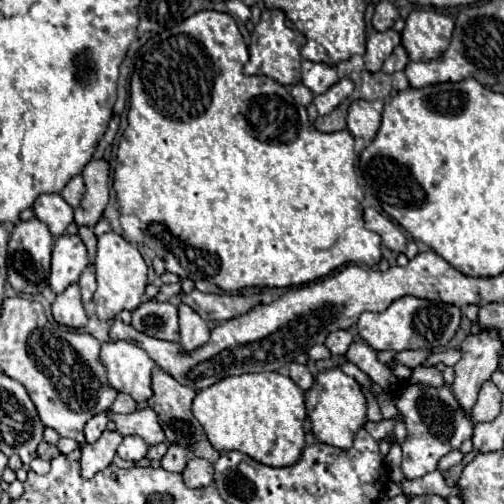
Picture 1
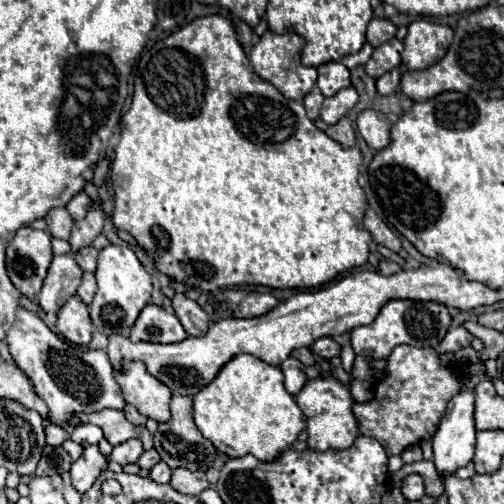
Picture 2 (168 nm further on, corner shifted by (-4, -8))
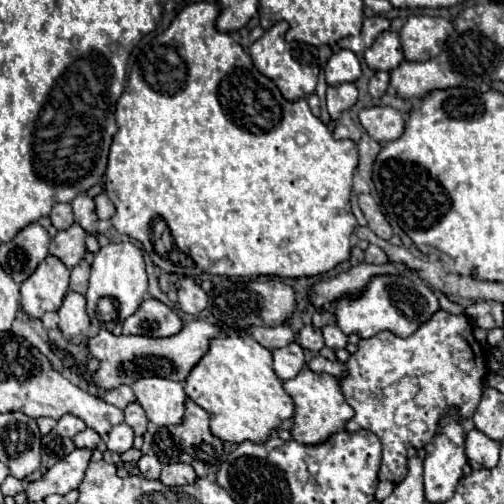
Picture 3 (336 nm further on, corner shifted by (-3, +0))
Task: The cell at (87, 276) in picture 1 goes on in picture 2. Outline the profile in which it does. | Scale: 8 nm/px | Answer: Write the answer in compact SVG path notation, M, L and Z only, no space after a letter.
M85 272L85 274L83 274L83 282L81 282L79 290L77 290L77 296L79 296L87 306L89 306L89 304L91 304L91 300L93 300L93 296L95 296L95 292L97 292L95 274Z

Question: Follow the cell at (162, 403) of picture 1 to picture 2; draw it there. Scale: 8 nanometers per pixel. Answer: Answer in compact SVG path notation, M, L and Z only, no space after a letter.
M173 396L171 398L171 418L159 424L155 432L155 450L159 452L161 460L171 468L189 468L189 470L207 470L213 460L217 458L215 446L199 432L193 422L193 400L189 396Z

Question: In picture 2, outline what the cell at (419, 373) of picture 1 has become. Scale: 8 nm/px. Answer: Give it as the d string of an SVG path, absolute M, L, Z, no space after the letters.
M397 346L387 358L385 372L387 378L375 386L373 400L369 404L355 402L353 412L359 420L359 432L379 440L385 446L387 456L393 456L435 432L447 402L461 390L461 380L455 376L453 368L443 368L439 364L439 356L433 348Z

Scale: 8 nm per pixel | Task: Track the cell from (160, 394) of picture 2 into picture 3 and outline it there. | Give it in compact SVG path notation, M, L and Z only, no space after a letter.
M140 378L132 384L138 404L144 408L148 420L156 426L182 424L186 392L180 382L166 378Z

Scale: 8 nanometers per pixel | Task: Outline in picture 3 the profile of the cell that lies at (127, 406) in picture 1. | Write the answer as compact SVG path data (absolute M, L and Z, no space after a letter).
M132 402L124 408L124 422L134 430L136 436L144 436L146 428L148 428L146 412L142 410L142 406L138 402Z

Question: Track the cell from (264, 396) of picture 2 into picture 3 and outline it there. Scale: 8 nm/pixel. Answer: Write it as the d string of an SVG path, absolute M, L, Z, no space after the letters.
M234 334L210 340L206 356L190 370L184 390L210 414L210 430L224 442L264 442L282 420L294 414L294 402L274 374L272 352L250 336Z

